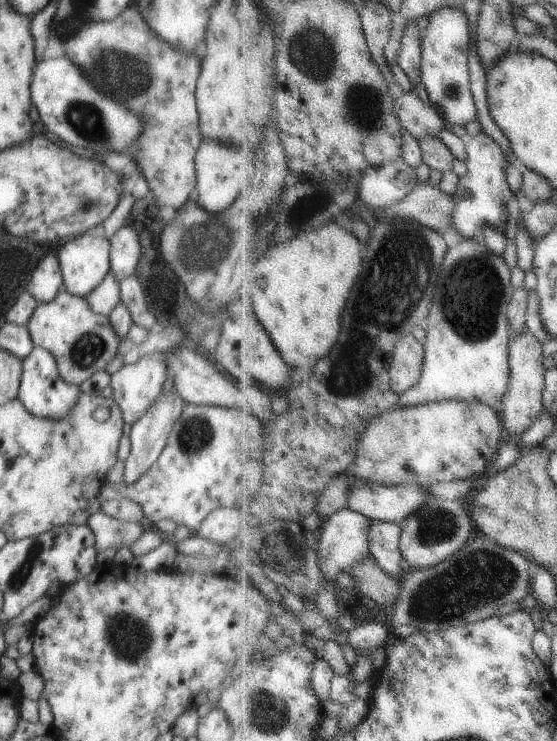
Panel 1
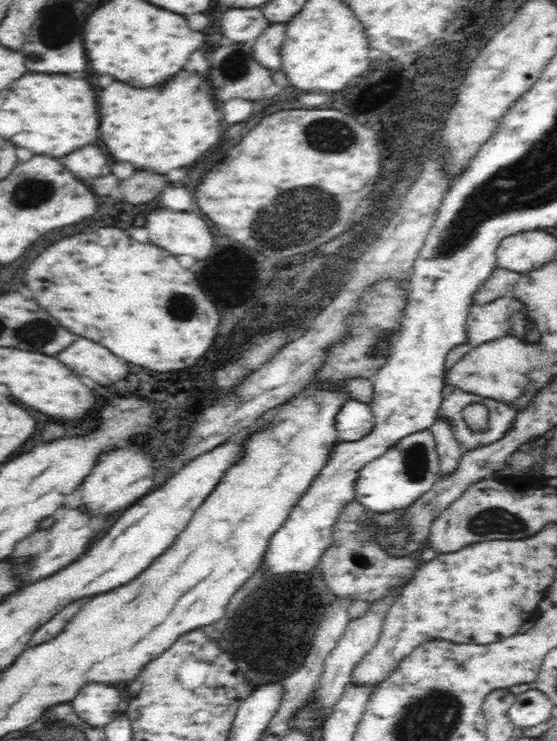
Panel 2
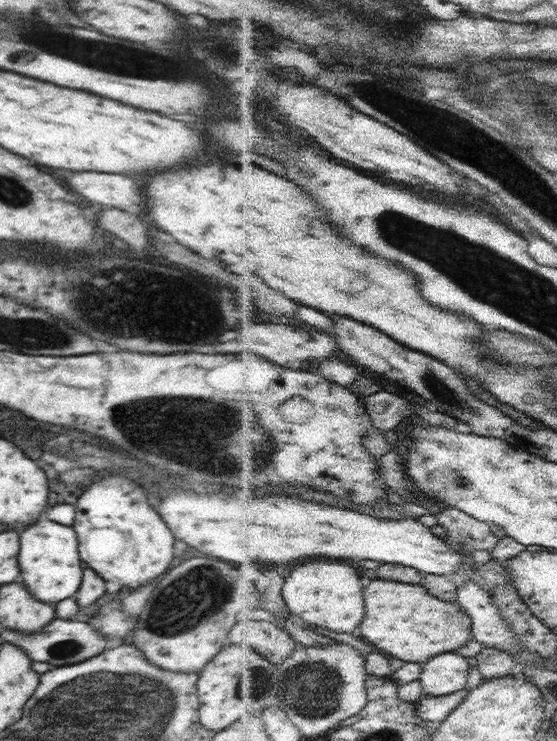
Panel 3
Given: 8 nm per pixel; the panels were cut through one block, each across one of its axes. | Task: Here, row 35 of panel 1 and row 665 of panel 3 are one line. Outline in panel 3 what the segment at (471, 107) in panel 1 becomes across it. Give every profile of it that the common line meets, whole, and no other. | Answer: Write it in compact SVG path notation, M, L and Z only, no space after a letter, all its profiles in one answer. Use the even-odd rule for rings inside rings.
M454 652L434 656L424 663L420 682L424 693L432 696L448 696L458 690L464 690L471 675L470 662L466 656Z

